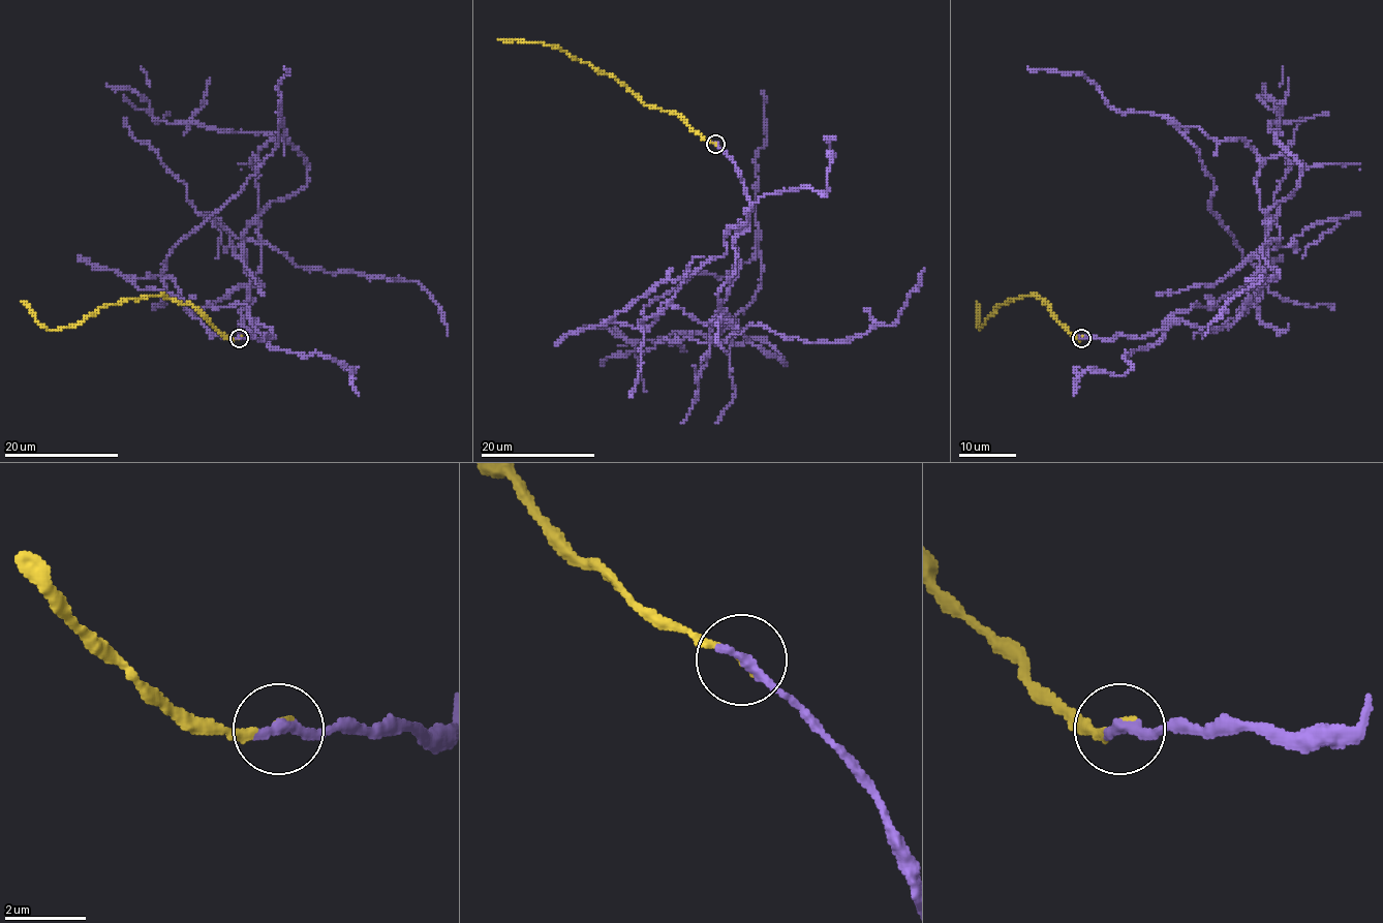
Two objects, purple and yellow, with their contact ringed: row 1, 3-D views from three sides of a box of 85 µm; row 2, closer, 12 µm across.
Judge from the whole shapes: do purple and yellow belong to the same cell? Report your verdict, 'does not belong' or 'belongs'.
does not belong

